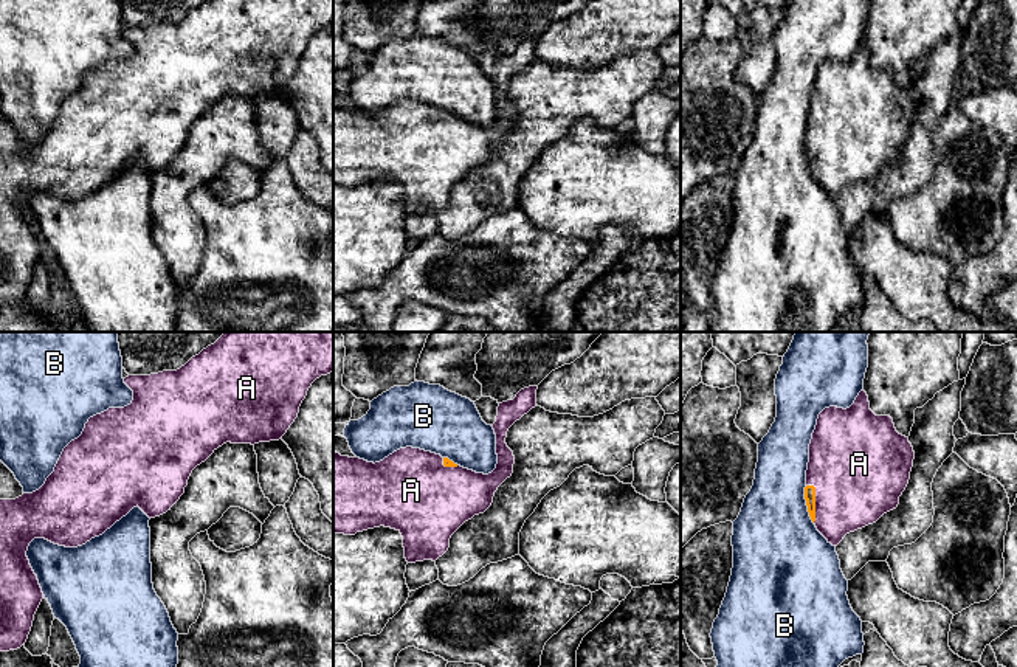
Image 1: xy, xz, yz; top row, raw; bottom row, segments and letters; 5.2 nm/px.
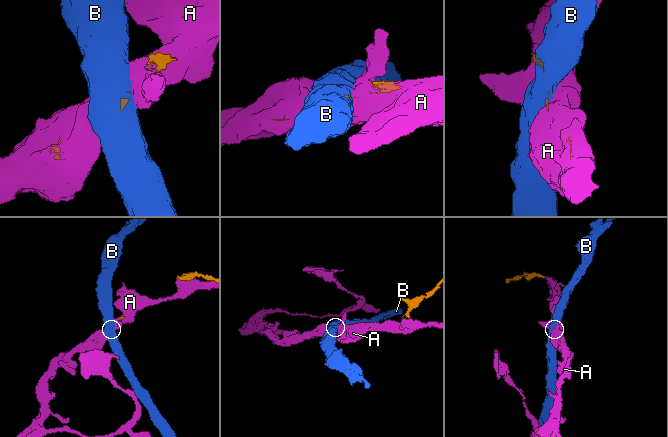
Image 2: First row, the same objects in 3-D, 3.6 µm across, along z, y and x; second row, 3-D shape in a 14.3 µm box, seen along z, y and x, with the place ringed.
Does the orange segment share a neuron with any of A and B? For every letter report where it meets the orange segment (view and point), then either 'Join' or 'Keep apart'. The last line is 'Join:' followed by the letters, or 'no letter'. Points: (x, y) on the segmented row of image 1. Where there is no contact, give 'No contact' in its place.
A: Touches orange at yz (814, 501). Join
B: Touches orange at yz (806, 504). Keep apart
Join: A

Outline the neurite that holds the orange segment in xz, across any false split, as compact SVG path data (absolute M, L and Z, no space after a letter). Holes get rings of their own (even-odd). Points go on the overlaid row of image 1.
M538 386L521 389L513 400L499 403L493 430L496 434L496 468L488 473L476 473L464 468L448 458L420 448L400 448L380 462L367 462L360 458L341 456L333 450L333 534L355 535L374 527L391 527L402 534L405 558L408 563L433 560L436 562L450 548L451 535L474 515L484 513L493 503L498 487L512 476L515 456L507 447L508 428L536 406Z

